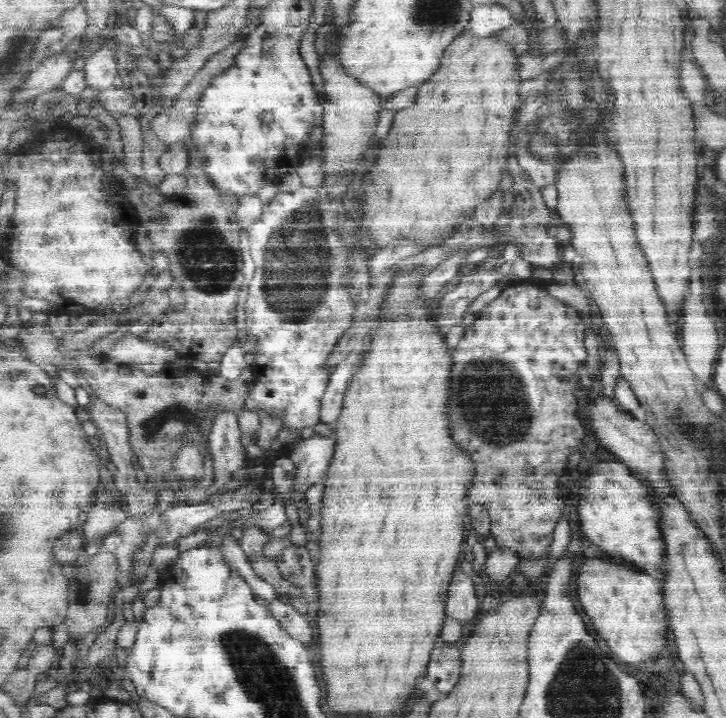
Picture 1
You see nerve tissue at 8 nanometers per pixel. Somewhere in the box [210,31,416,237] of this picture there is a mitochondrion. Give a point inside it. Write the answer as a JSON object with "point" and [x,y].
{"point":[268,46]}

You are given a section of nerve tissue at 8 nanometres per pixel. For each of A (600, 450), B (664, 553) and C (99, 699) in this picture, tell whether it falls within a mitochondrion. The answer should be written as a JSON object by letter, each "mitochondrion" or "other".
{"A":"other","B":"other","C":"other"}

